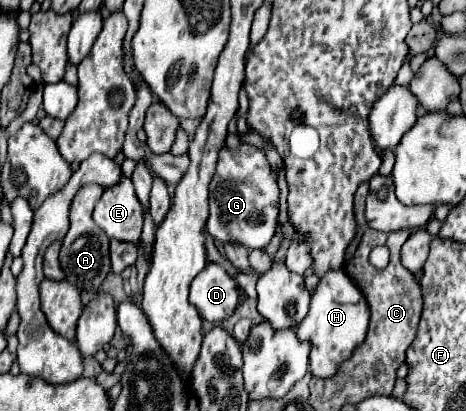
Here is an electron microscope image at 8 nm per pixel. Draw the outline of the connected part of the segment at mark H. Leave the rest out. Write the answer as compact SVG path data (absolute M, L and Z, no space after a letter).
M343 270L339 272L327 272L323 280L319 280L319 286L315 294L311 296L311 308L309 316L299 324L297 338L301 342L311 344L311 356L309 356L309 370L315 378L331 378L335 376L339 364L349 360L357 346L363 344L369 328L369 308L363 300L363 292L347 280L347 274Z

